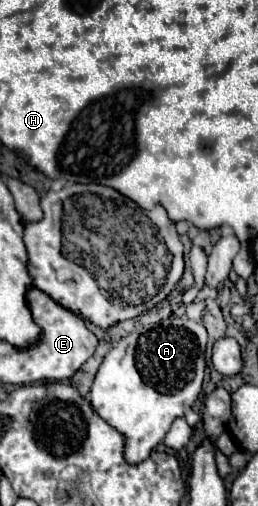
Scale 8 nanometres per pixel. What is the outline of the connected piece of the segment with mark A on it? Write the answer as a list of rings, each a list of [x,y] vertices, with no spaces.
[[[175,318],[159,322],[151,328],[137,328],[129,336],[121,338],[117,346],[103,358],[95,382],[91,386],[91,404],[95,412],[105,418],[113,428],[117,428],[125,438],[125,458],[131,464],[145,460],[153,448],[165,438],[173,420],[183,416],[185,410],[193,406],[201,392],[205,374],[205,344],[207,330],[203,324],[189,318]]]

